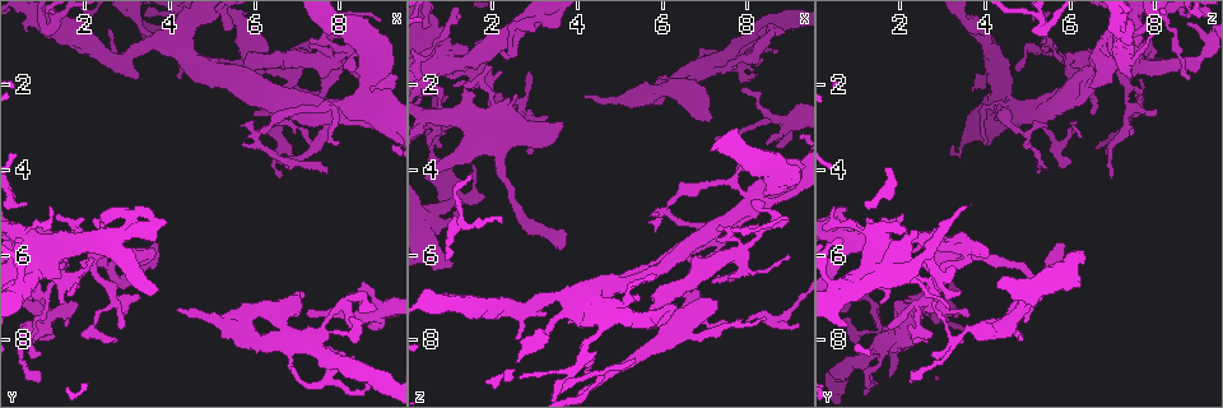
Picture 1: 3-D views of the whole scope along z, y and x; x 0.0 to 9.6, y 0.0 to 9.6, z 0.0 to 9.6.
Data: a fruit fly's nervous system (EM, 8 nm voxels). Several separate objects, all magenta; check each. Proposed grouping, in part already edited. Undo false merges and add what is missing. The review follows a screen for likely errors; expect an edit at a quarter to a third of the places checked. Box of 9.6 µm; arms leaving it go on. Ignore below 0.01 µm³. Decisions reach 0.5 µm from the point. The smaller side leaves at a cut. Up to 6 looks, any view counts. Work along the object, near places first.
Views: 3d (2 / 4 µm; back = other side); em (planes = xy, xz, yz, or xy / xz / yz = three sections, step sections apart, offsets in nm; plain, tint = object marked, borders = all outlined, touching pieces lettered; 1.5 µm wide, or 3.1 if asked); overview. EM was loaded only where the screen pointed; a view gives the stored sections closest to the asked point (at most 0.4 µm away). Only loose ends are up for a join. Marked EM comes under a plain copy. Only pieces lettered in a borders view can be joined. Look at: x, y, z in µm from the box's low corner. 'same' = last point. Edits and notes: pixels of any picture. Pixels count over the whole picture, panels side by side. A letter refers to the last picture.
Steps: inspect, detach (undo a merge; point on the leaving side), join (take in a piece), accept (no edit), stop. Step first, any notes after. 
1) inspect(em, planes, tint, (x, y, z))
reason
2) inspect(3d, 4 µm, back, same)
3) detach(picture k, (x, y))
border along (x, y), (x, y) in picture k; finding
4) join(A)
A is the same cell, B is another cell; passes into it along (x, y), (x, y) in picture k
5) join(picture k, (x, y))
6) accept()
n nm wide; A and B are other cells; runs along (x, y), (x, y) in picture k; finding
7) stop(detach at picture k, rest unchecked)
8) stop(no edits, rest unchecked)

inspect(em, planes, borders, (7.70, 2.55, 4.30))
abrupt turn

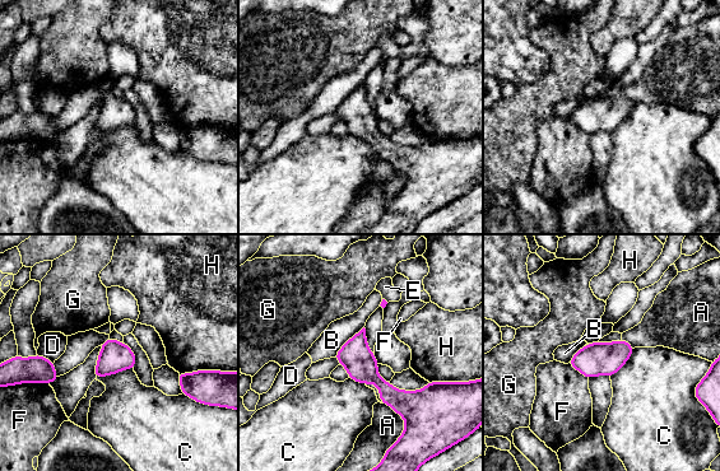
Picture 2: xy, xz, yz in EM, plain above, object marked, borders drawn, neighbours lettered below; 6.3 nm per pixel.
accept()
A, B, C, D, E, F, G and H are other cells; border along (133, 368), (96, 378) in picture 2; all the same neuron

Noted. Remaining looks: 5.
inspect(3d, 4 µm, (6.65, 4.10, 7.00))
free end

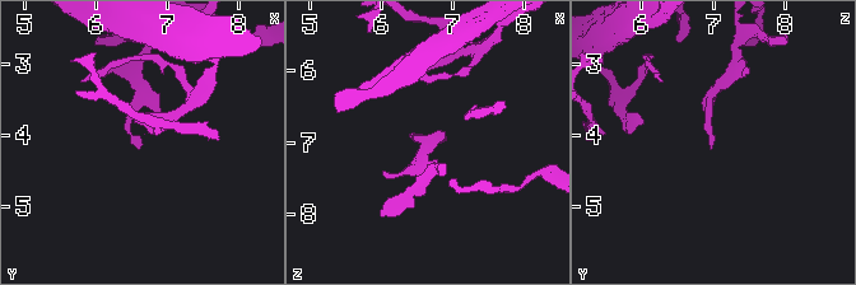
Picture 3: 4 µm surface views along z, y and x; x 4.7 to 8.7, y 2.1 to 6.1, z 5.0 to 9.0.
inspect(em, xy, step 8, tint, (6.60, 4.15, 7.00))

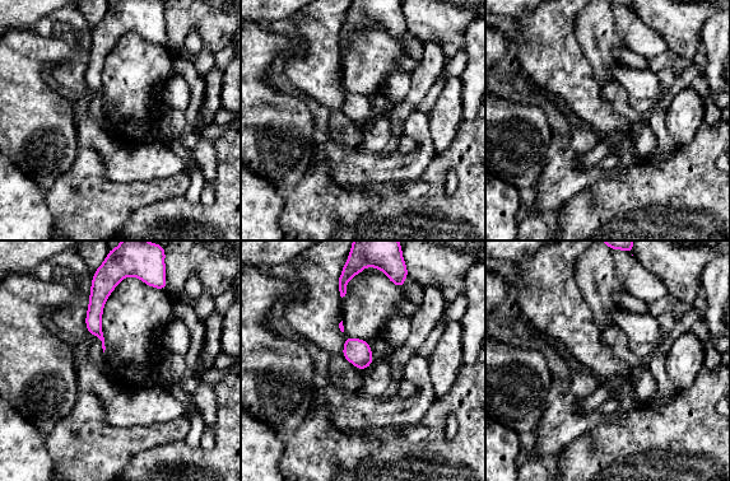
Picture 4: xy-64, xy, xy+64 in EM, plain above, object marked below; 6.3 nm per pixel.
inspect(em, planes, borders, same)
cut it another way

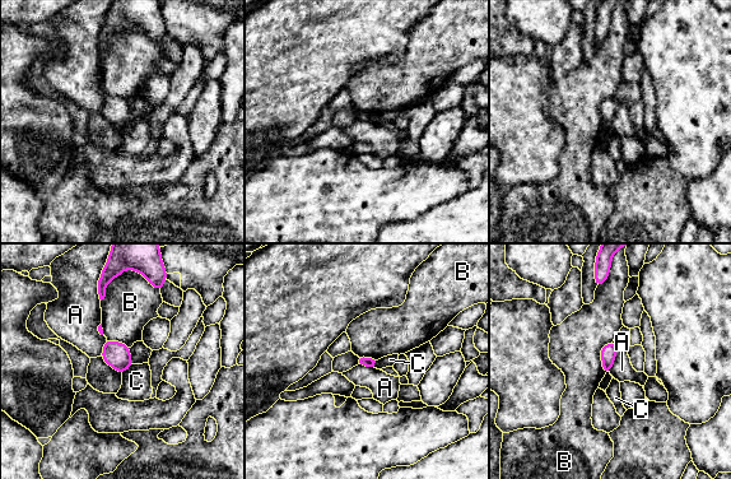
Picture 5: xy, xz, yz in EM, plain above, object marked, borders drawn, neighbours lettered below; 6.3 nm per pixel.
accept()
A, B and C are other cells; border along (619, 349), (609, 372) in picture 5; none of them fits

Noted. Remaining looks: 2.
inspect(em, planes, borders, (7.05, 7.00, 2.85))
branch stops here

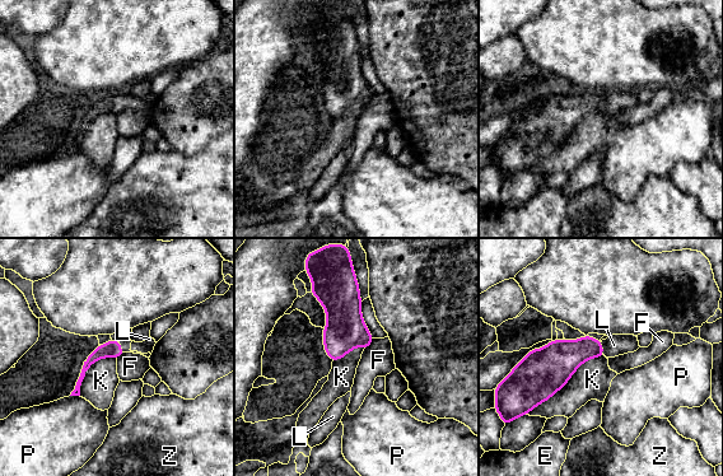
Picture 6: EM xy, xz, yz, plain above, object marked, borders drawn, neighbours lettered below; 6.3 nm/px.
join(L)
L is the same cell, E, F, K, P and Z are other cells; the neuron continues

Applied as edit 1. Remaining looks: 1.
stop(join at picture 6, rest unchecked)

